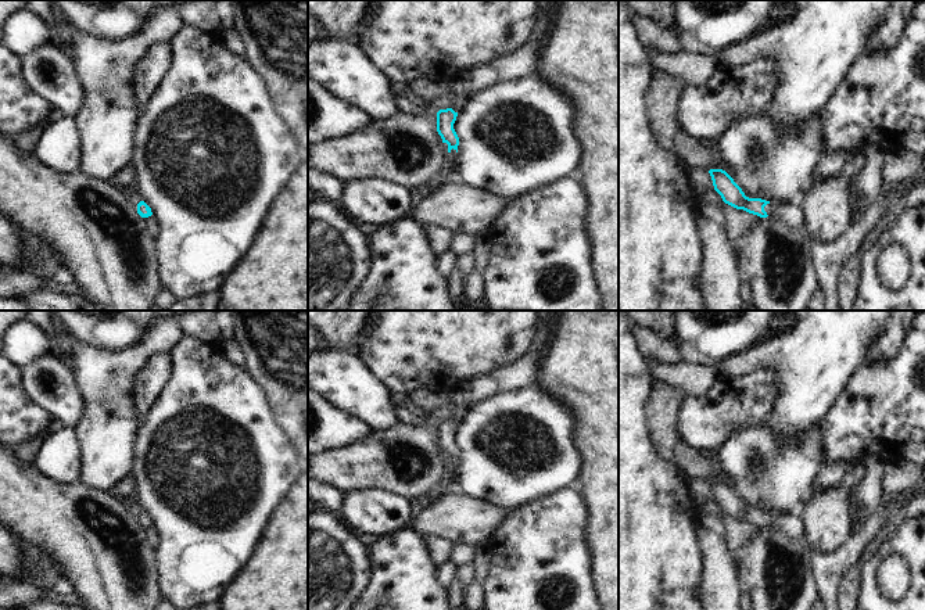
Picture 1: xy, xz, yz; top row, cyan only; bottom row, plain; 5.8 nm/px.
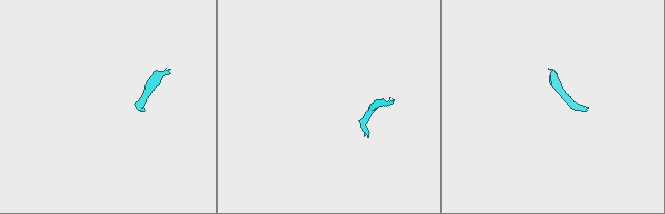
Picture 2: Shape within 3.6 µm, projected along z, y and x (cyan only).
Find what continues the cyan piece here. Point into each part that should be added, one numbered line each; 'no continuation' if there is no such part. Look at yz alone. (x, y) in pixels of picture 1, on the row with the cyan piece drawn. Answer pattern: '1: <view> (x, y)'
1: yz (792, 214)

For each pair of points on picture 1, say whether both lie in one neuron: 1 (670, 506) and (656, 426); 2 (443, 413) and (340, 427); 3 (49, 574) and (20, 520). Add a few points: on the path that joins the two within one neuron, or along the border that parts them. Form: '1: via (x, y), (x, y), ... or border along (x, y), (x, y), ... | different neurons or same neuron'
1: border along (646, 429), (652, 448), (662, 458), (671, 462) | different neurons
2: border along (372, 430), (364, 437), (341, 445) | different neurons
3: border along (15, 538), (42, 548), (57, 564) | different neurons

